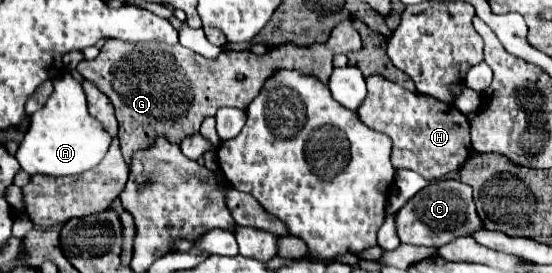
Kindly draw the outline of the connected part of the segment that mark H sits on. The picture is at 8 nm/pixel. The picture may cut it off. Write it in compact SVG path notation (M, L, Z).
M381 75L367 77L367 97L357 115L369 129L391 137L391 161L395 169L411 169L425 179L439 179L461 167L469 157L469 119L455 105L411 93Z

